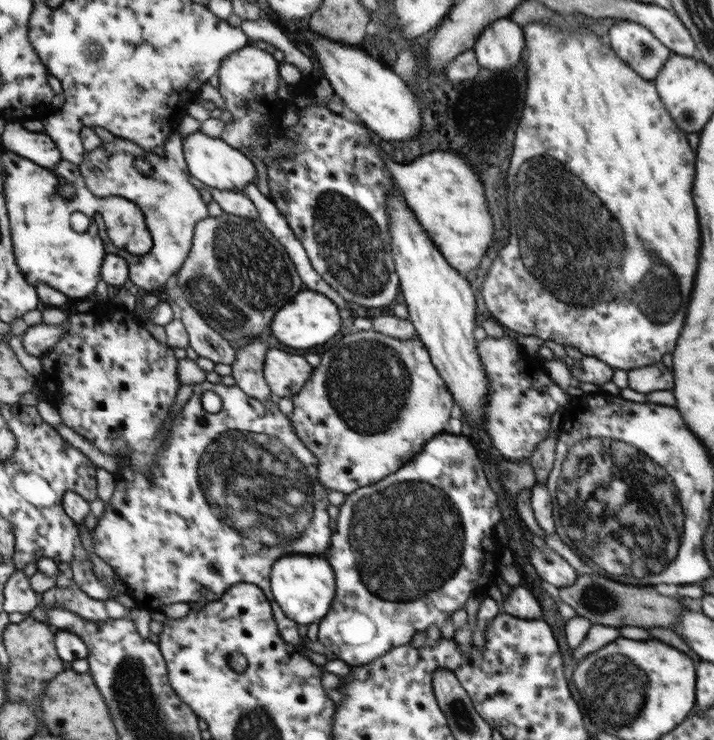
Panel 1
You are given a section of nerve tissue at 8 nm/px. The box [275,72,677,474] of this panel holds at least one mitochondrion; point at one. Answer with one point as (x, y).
(569, 246)

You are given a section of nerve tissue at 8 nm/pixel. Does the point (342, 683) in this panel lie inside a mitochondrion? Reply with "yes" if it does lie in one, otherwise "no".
no

